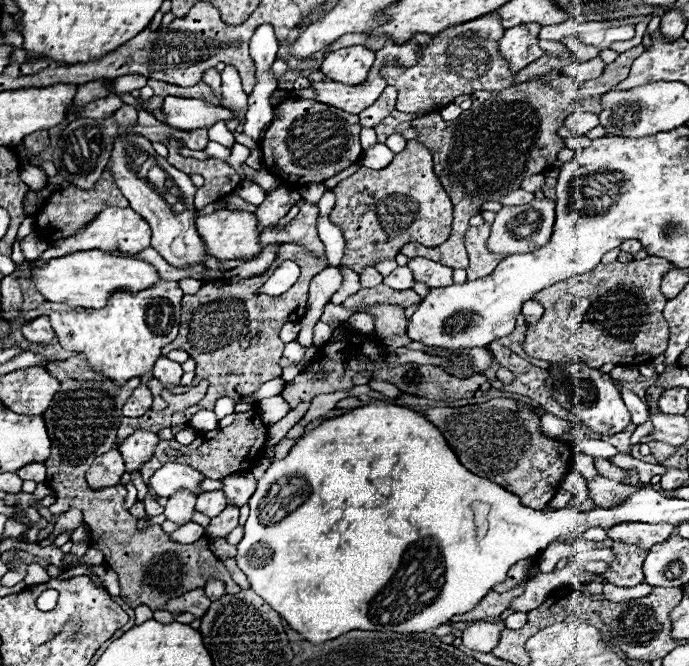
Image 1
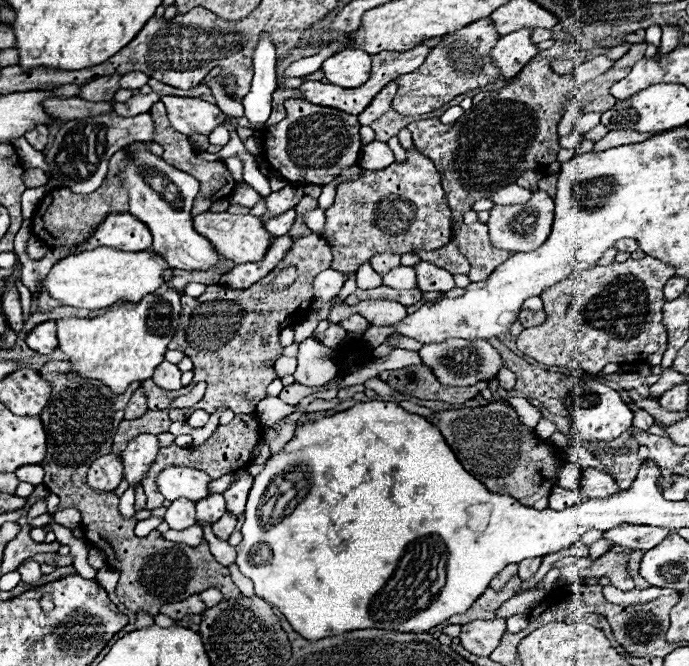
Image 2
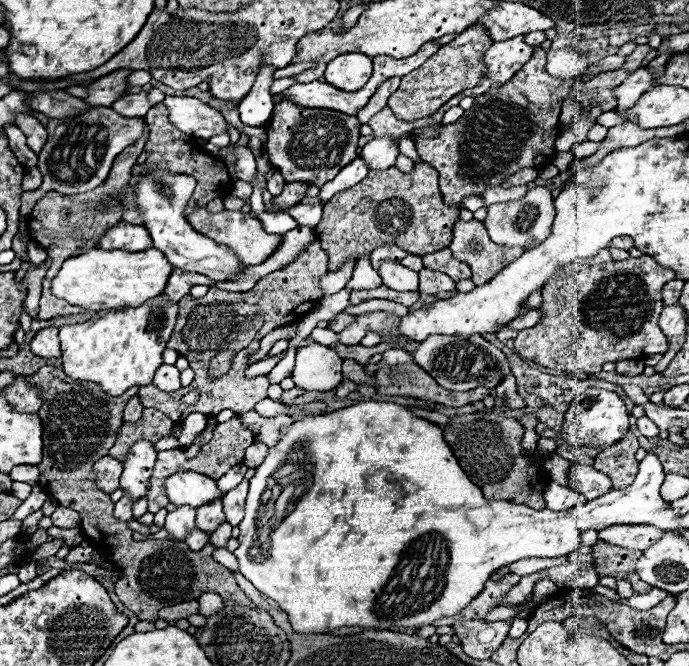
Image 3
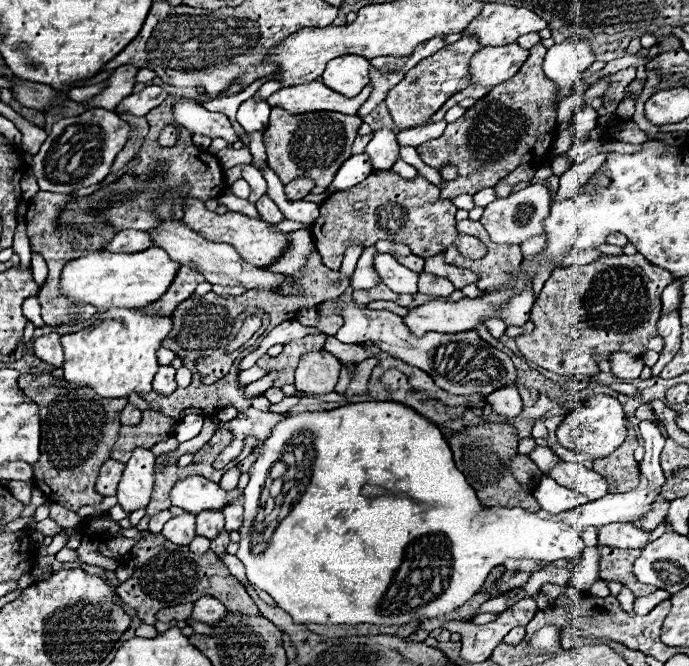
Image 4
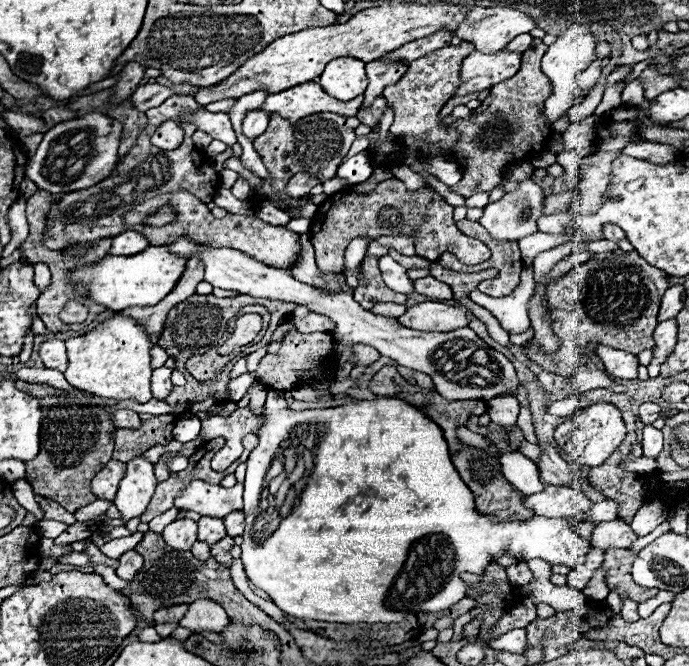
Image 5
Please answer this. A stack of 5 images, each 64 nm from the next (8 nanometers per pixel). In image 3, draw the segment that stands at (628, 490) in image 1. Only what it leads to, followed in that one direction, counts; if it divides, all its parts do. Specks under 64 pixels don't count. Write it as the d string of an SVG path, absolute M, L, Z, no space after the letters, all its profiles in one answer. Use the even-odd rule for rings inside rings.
M572 464L570 486L574 490L582 492L586 498L596 498L596 496L602 496L604 492L608 492L612 488L612 480L606 474L594 470L592 466Z

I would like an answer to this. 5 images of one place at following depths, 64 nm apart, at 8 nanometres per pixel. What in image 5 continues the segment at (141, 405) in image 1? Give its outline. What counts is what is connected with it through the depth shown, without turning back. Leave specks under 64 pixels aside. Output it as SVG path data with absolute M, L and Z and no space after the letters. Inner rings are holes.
M116 410L114 424L116 428L140 428L140 418L132 410Z

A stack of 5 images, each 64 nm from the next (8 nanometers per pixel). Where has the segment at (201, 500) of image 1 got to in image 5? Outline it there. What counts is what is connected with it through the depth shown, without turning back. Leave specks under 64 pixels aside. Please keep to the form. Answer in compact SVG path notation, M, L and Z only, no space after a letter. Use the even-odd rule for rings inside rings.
M202 516L198 520L198 540L214 544L216 540L220 540L220 536L226 536L224 520L212 518L212 516Z

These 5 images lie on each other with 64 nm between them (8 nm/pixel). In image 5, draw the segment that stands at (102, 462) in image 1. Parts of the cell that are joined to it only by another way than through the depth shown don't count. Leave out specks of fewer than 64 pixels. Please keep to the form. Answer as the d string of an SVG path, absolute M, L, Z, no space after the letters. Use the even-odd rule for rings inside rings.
M110 460L94 478L92 478L92 492L102 500L114 500L118 482L124 478L124 462Z

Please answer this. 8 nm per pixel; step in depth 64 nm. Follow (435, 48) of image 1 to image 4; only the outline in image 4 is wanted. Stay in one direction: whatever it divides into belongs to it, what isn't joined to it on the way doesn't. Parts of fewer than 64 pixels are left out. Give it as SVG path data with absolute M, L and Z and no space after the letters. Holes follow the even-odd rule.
M462 36L458 42L454 44L446 44L440 52L436 52L434 56L428 56L428 60L422 60L420 64L416 64L416 68L412 68L412 72L408 72L404 76L404 80L400 84L396 84L396 88L392 88L392 92L388 92L386 96L386 106L390 108L390 114L396 122L396 126L400 128L412 128L416 124L426 124L426 120L456 92L464 90L470 86L470 58L482 48L482 44L474 38L474 36Z

